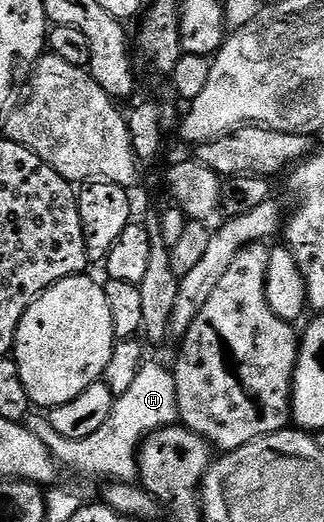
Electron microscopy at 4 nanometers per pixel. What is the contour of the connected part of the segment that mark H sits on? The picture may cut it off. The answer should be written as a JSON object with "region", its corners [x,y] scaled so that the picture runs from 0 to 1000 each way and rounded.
{"region":[[[451,690],[441,692],[432,713],[420,713],[420,728],[407,728],[407,738],[395,741],[395,751],[355,761],[352,780],[333,797],[333,805],[321,805],[321,812],[309,812],[309,820],[296,820],[296,828],[284,828],[284,835],[259,835],[247,843],[222,843],[219,839],[185,835],[185,828],[173,828],[173,820],[160,820],[151,799],[130,789],[83,793],[74,814],[111,835],[123,835],[123,843],[136,843],[136,851],[160,866],[167,879],[201,898],[207,893],[210,898],[231,900],[235,906],[256,908],[265,916],[327,916],[324,920],[410,925],[426,916],[423,875],[426,858],[438,852],[438,845],[469,826],[491,824],[509,816],[534,816],[549,807],[543,736],[537,734],[534,715],[515,703],[509,709],[488,693]]]}

